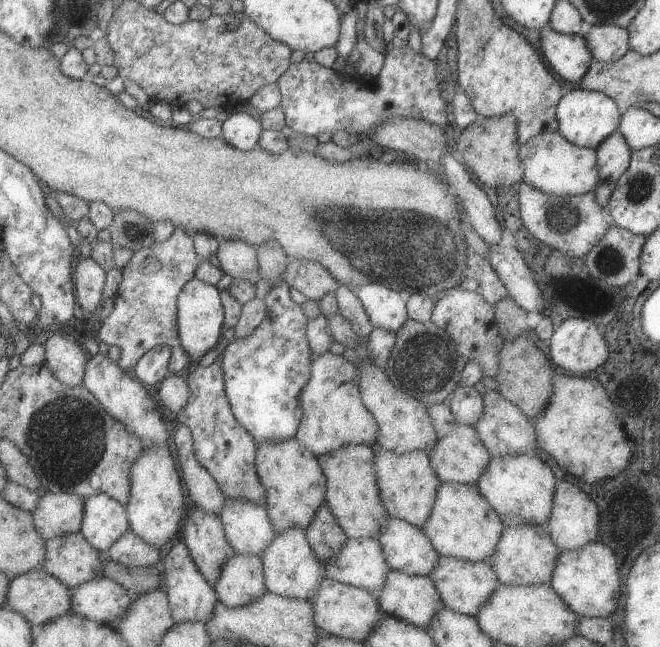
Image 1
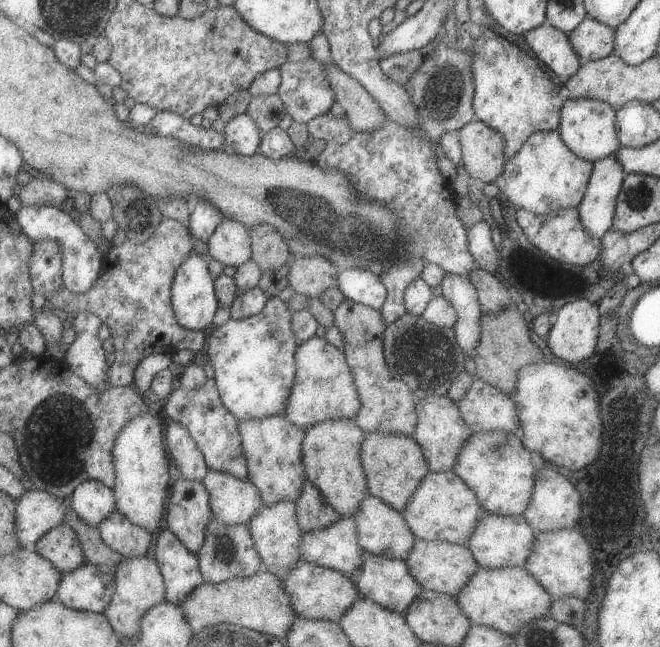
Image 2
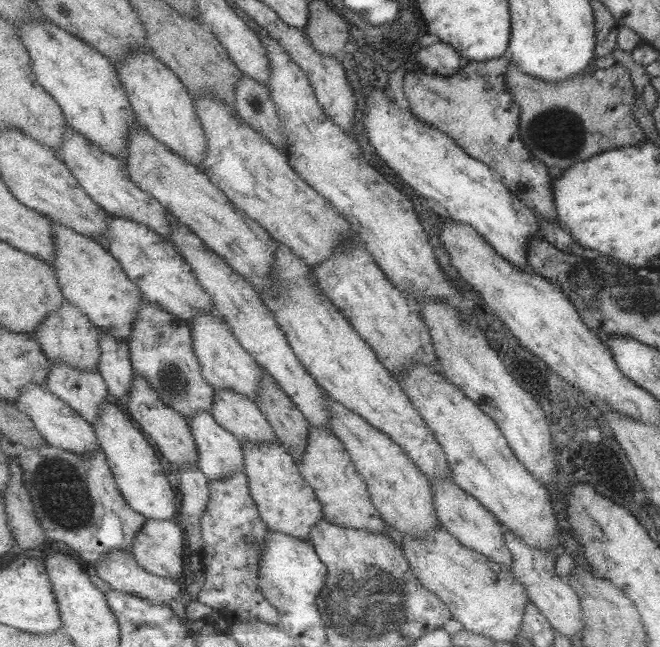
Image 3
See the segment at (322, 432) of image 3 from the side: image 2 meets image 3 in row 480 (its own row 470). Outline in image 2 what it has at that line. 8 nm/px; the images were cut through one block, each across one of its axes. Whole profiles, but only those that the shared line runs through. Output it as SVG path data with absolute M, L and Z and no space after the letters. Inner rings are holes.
M331 419L310 427L307 434L303 452L309 480L325 493L342 517L354 517L366 498L371 496L362 463L362 446L368 434L353 419Z

